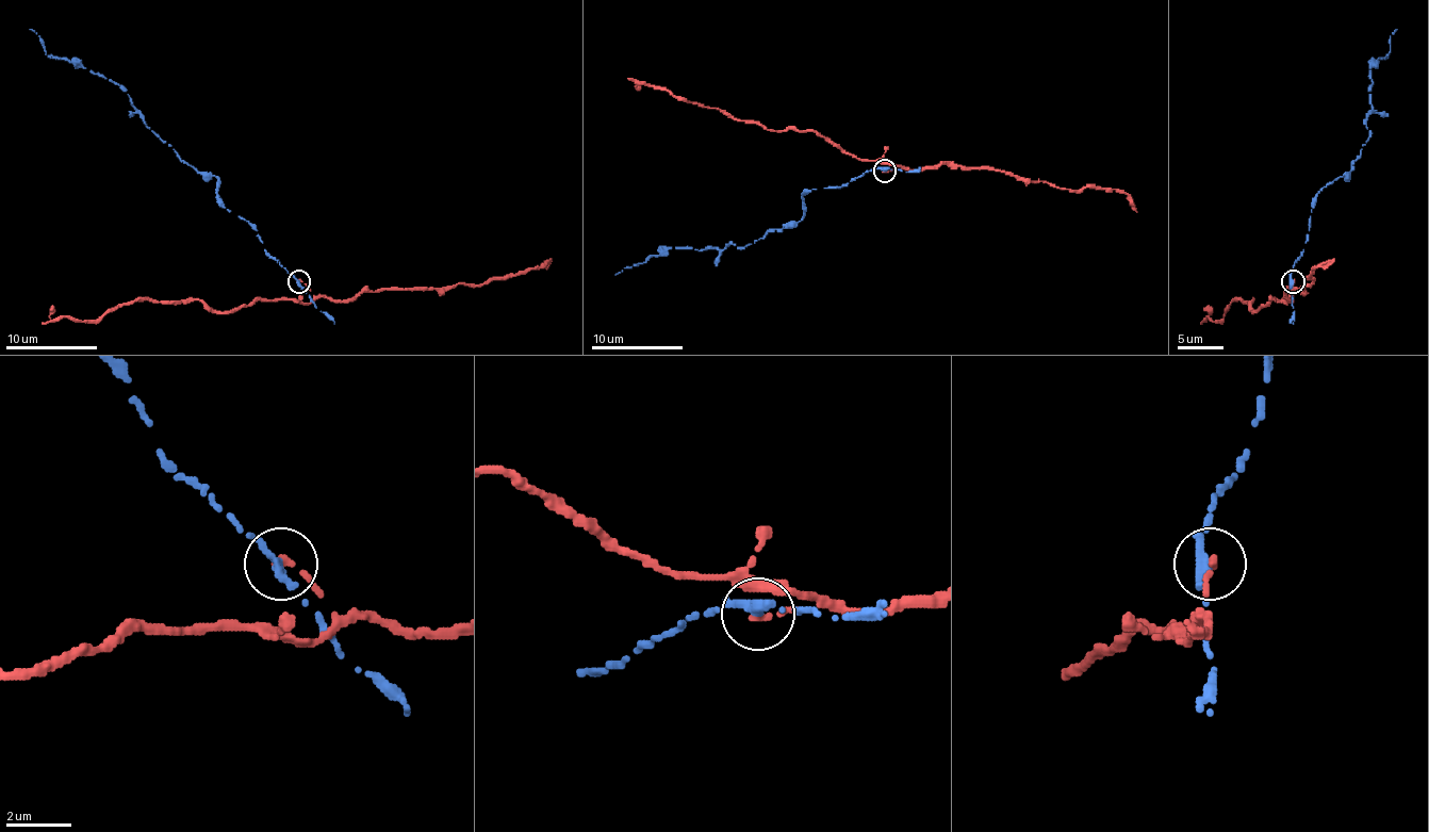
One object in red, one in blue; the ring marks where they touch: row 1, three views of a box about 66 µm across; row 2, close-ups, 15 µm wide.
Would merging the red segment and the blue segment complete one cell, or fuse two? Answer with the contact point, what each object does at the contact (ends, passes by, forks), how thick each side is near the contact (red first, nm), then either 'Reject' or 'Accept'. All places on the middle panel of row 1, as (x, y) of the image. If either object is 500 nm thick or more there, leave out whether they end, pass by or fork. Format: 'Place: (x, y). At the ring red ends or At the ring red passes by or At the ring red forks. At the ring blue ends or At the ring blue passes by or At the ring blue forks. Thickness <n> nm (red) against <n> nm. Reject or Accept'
Place: (885, 170). At the ring red ends. At the ring blue passes by. Thickness 200 nm (red) against 300 nm. Reject

